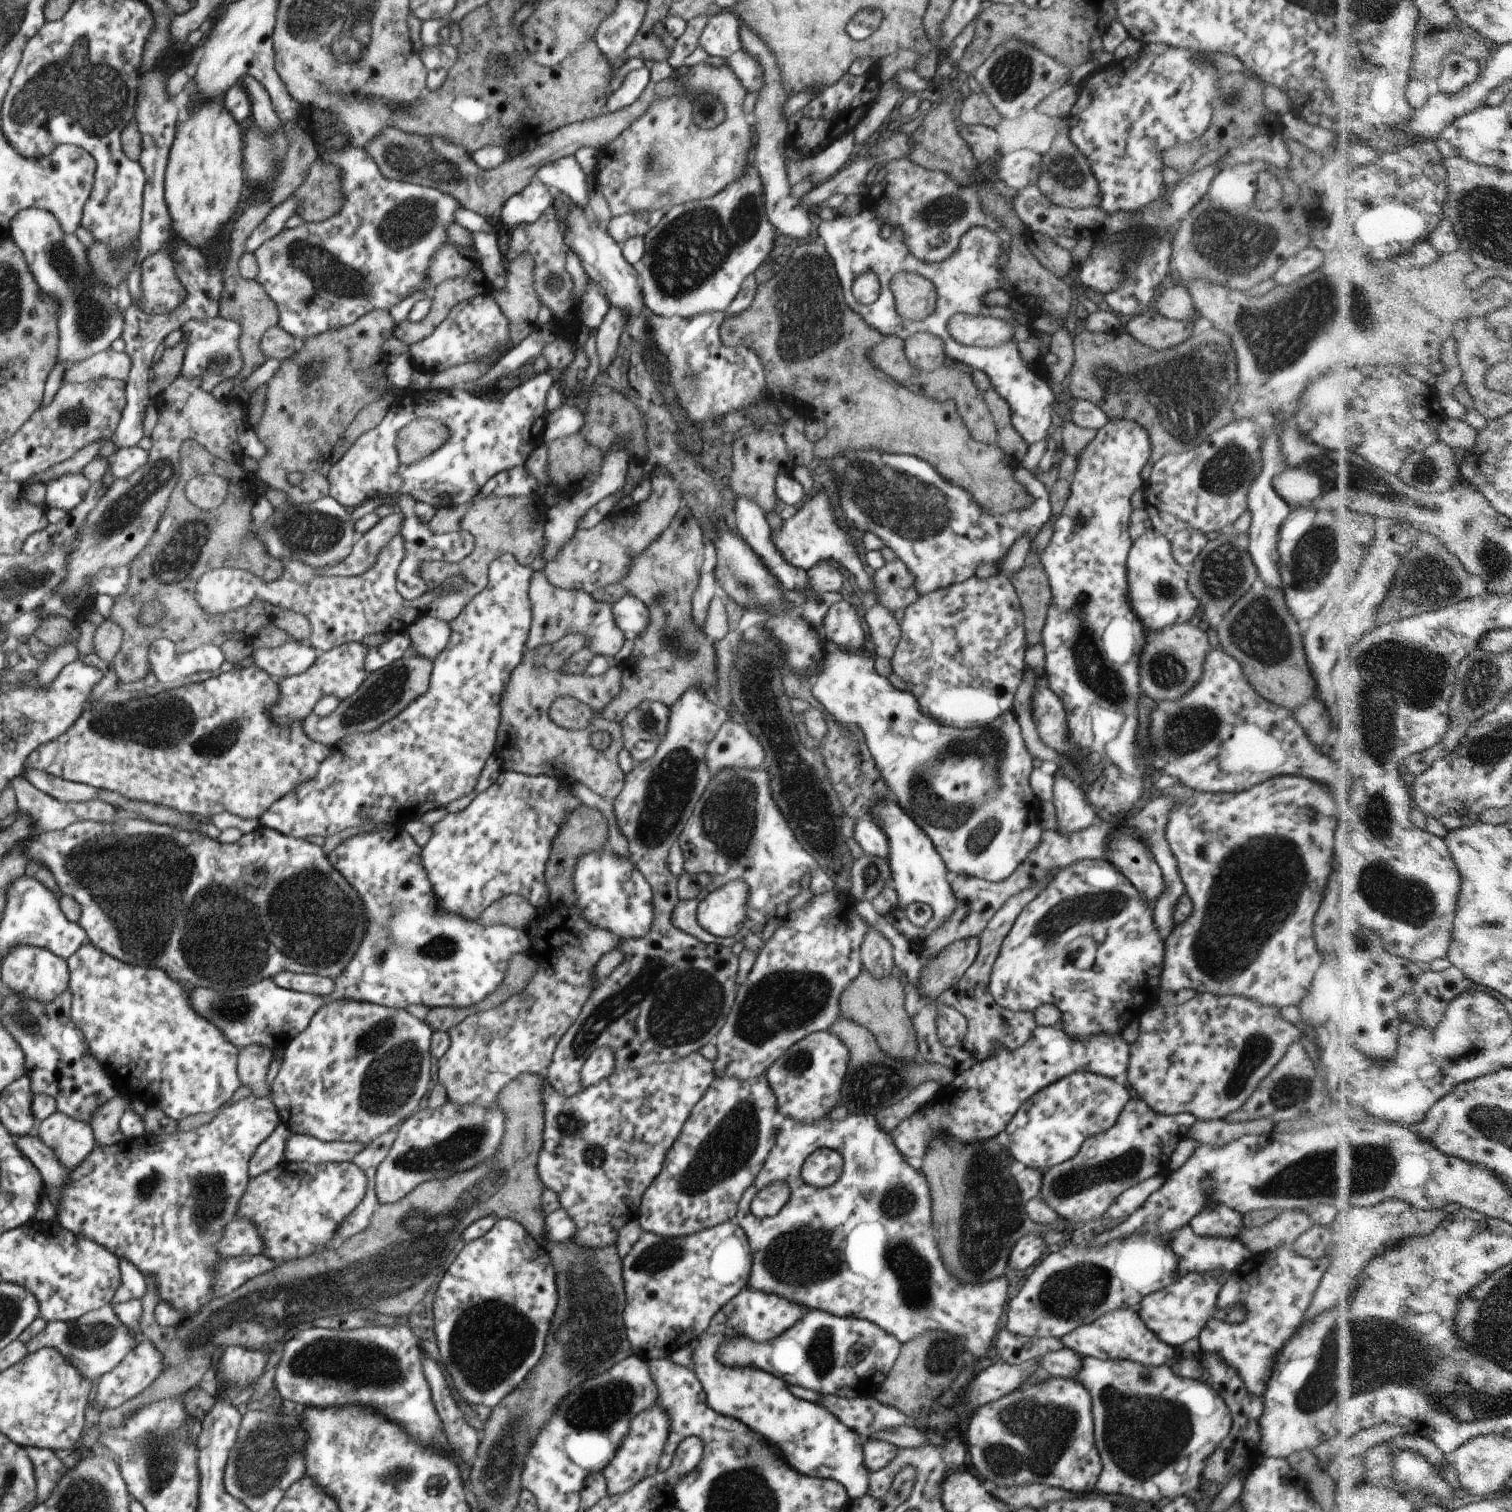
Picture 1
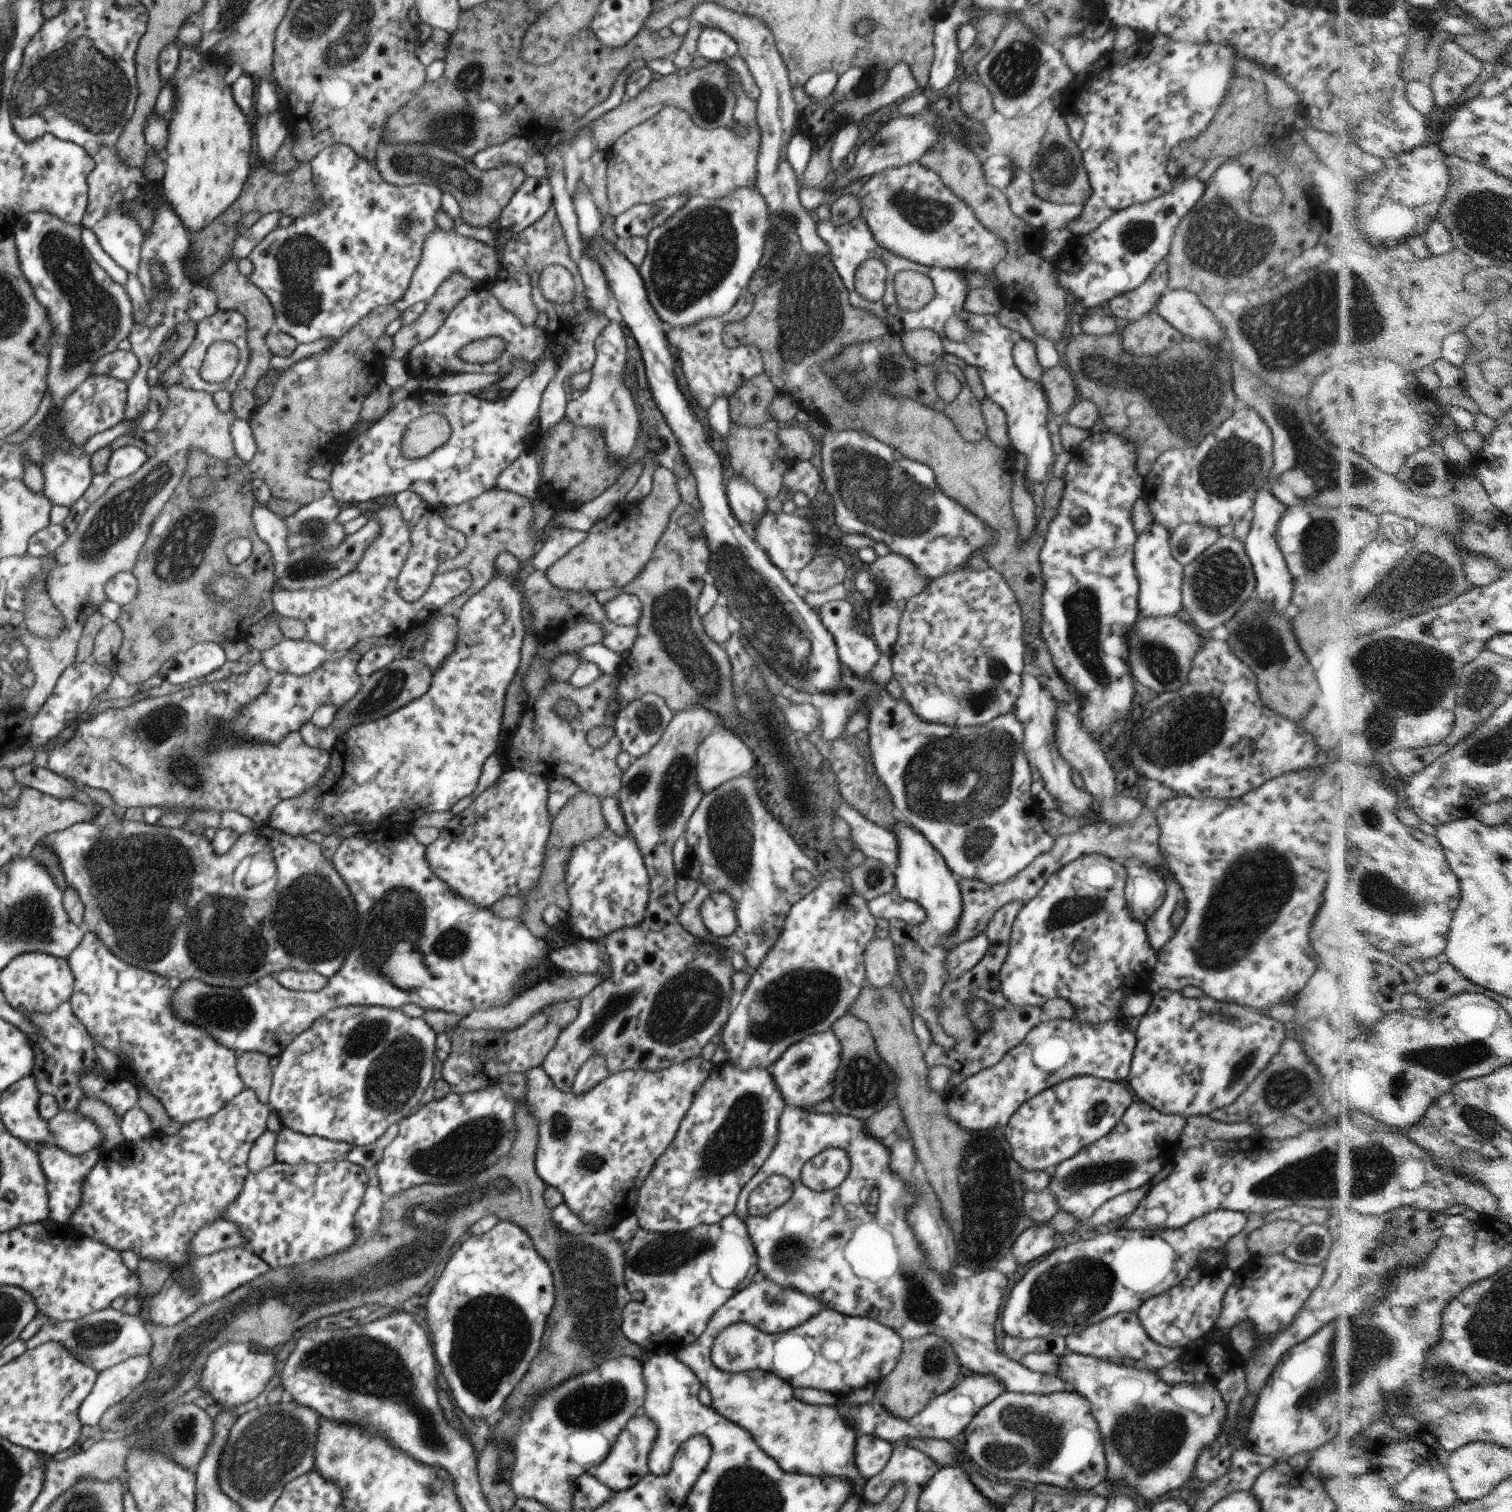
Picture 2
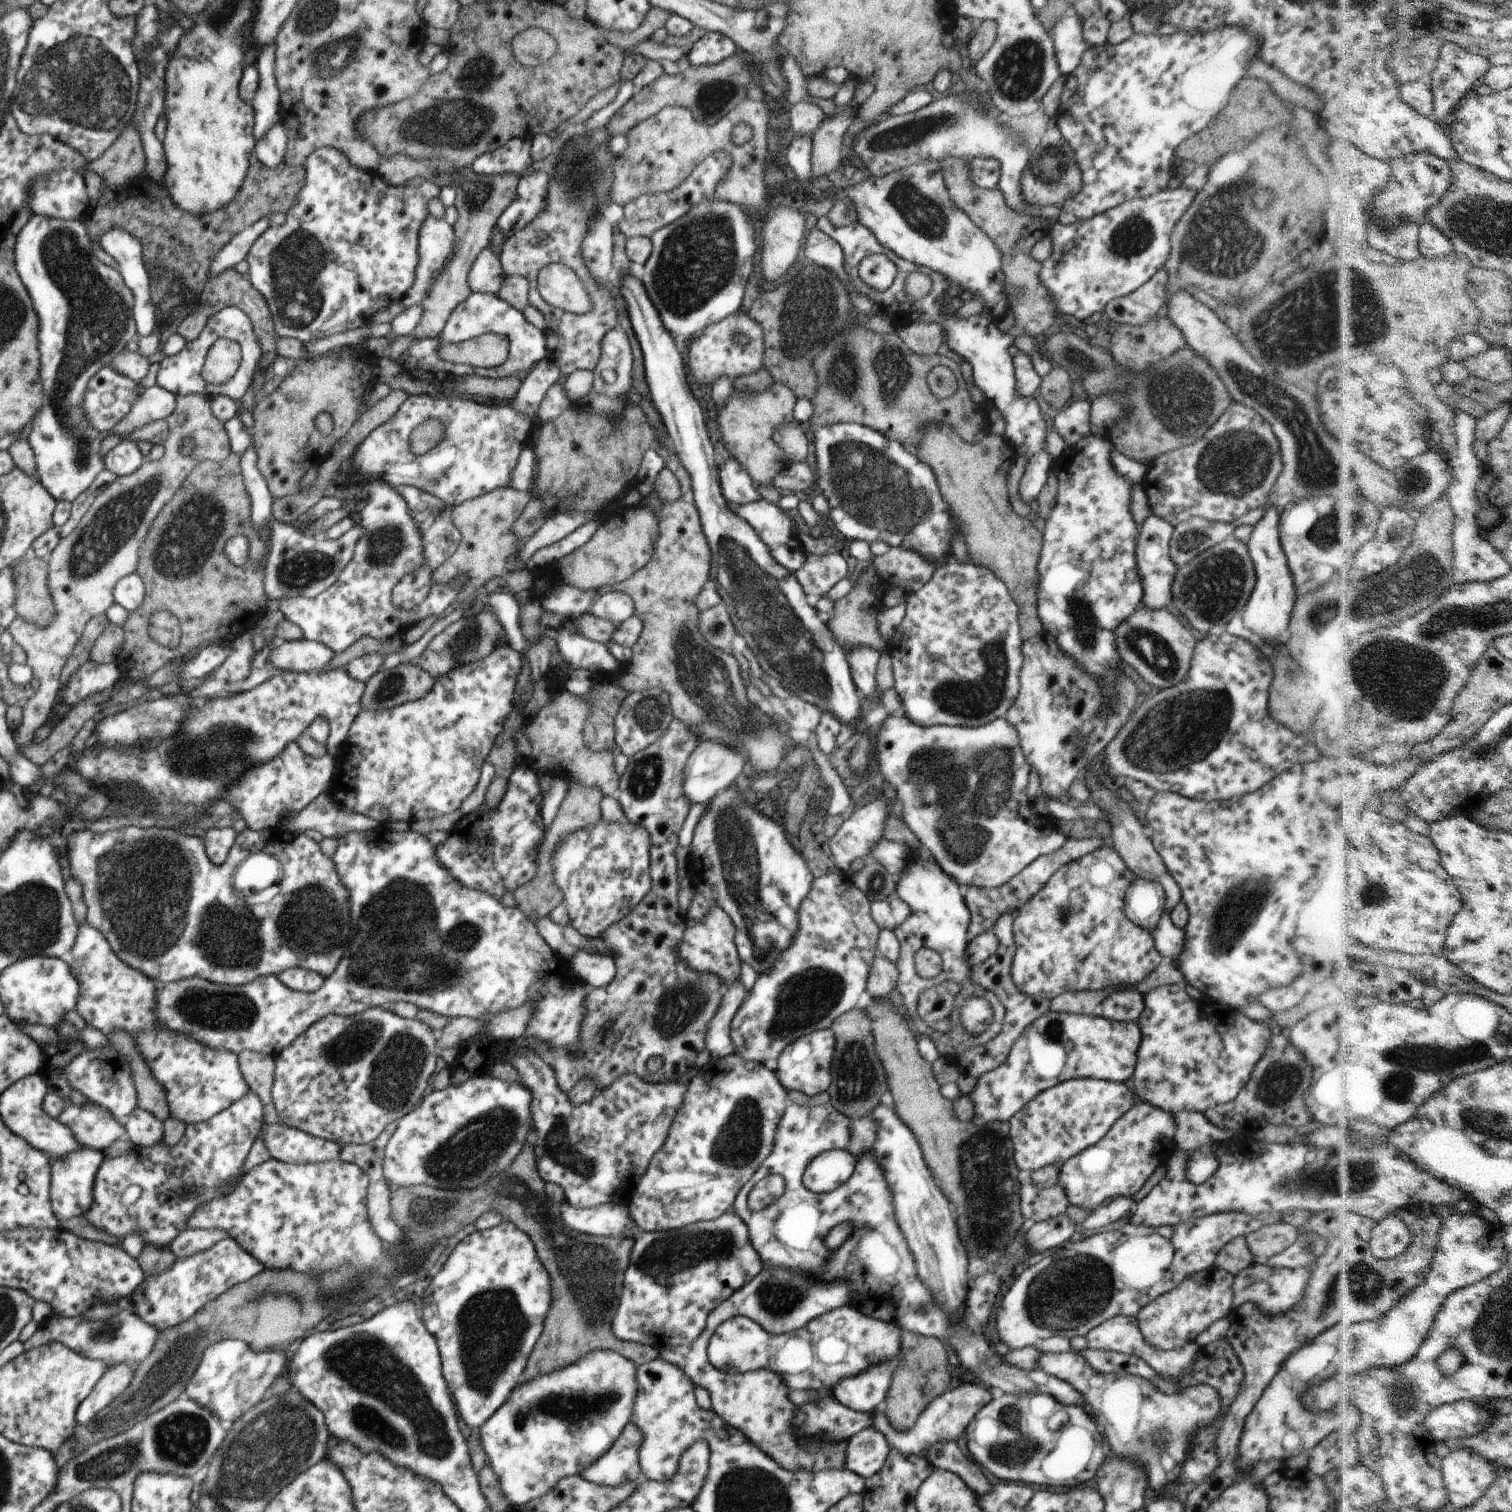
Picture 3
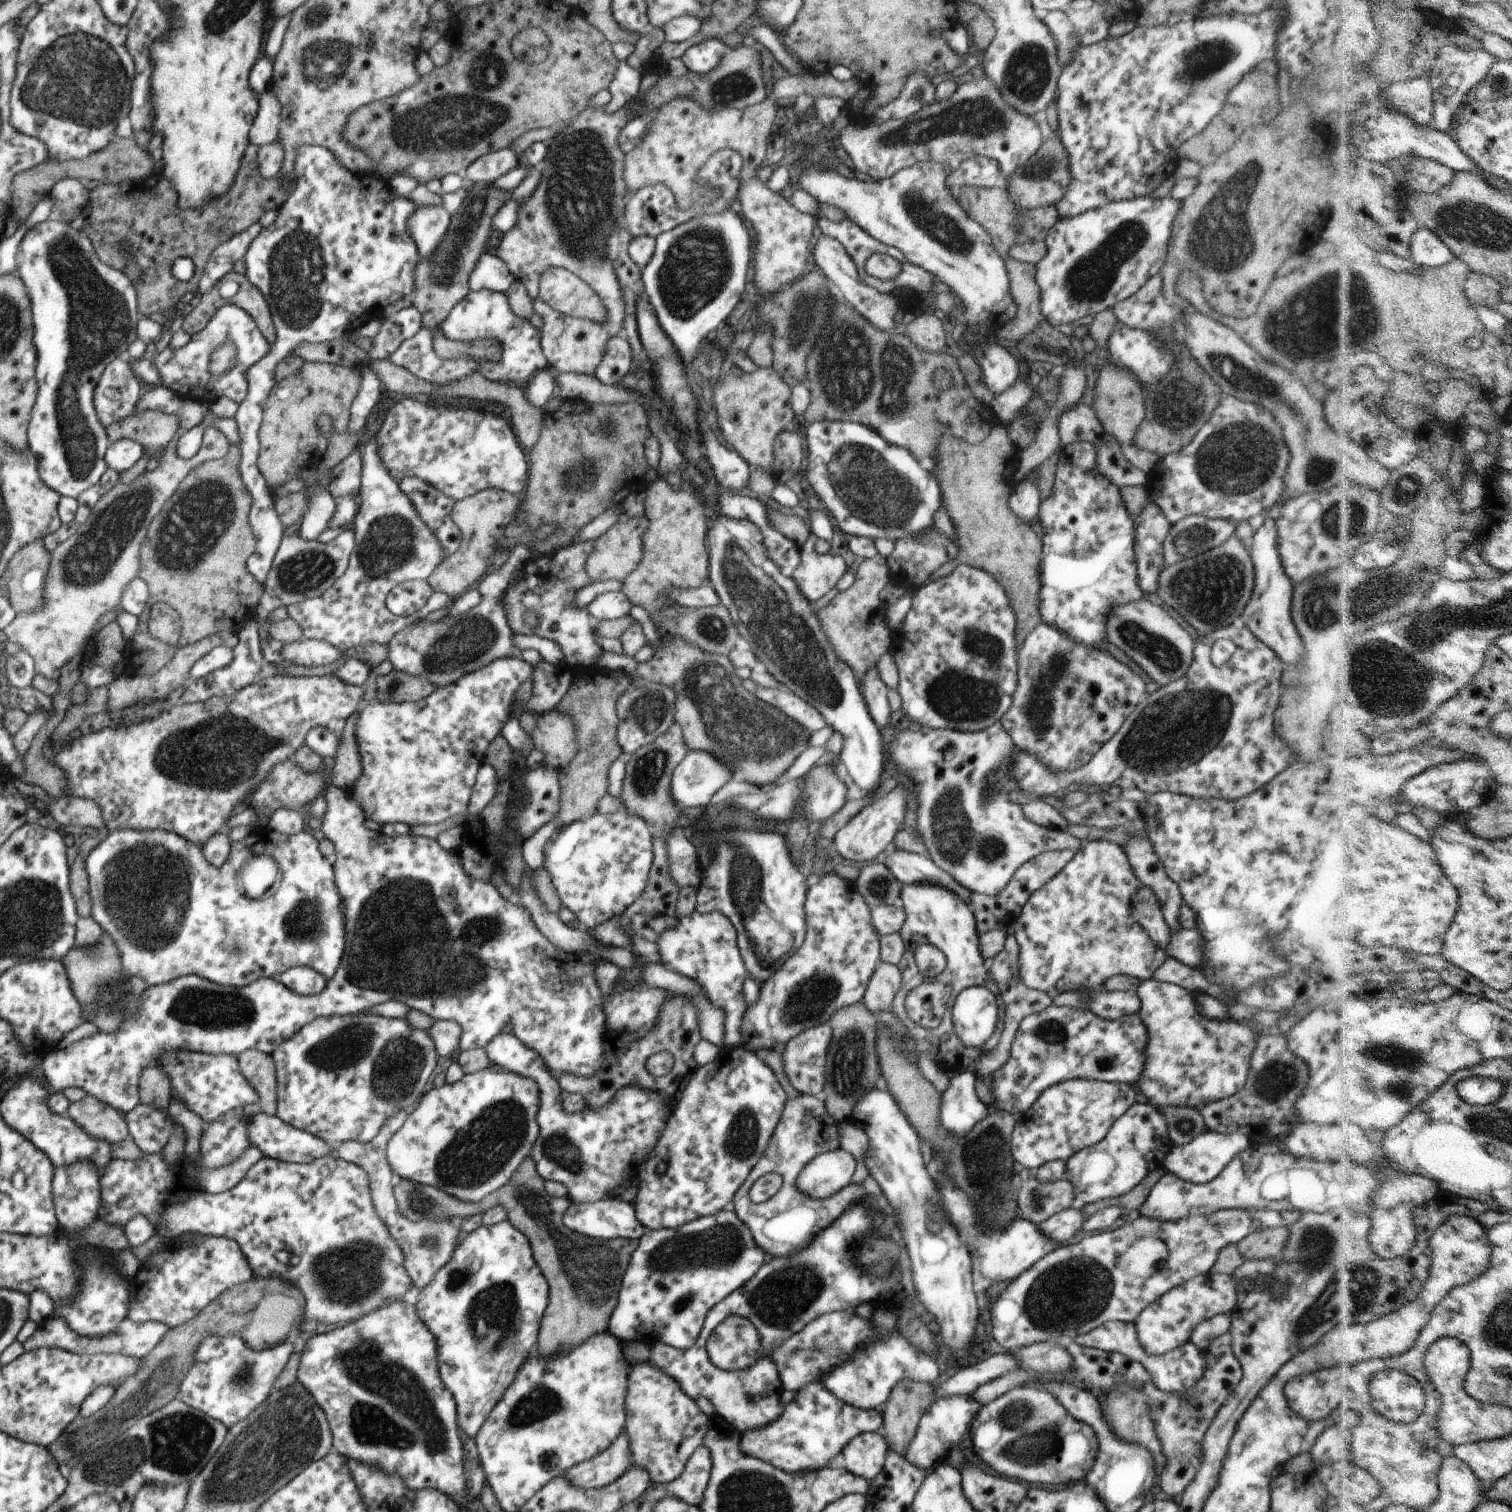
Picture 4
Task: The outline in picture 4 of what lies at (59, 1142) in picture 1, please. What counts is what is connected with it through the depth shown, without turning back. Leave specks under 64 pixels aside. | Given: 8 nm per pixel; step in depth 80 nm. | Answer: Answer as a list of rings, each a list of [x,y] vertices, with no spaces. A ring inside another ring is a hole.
[[[91,1095],[70,1103],[65,1115],[72,1119],[85,1134],[98,1141],[113,1144],[128,1134],[124,1116],[110,1106],[103,1105]]]

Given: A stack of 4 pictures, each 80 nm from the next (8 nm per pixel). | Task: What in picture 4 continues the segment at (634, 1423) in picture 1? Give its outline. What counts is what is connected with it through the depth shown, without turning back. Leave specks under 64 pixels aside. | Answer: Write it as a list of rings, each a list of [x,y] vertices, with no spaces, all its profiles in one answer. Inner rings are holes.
[[[624,1433],[609,1445],[603,1452],[589,1460],[573,1465],[565,1477],[570,1486],[580,1489],[596,1489],[612,1483],[633,1464],[630,1454],[630,1442]]]

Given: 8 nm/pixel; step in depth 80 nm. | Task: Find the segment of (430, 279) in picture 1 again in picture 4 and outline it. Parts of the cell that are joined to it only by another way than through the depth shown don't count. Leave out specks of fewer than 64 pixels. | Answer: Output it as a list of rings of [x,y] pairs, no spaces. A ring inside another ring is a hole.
[[[441,205],[418,206],[406,221],[408,233],[412,236],[416,251],[421,259],[429,259],[442,244],[450,216]],[[485,252],[479,255],[473,265],[468,275],[468,286],[471,291],[485,289],[504,294],[514,279],[502,260]]]

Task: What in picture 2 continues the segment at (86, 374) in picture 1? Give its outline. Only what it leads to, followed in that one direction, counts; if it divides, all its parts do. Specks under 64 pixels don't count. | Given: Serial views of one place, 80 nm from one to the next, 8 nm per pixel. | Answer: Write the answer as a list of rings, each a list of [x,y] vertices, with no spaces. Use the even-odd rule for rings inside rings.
[[[115,349],[98,358],[98,361],[90,368],[88,376],[101,375],[126,383],[137,367],[137,359],[131,351]]]

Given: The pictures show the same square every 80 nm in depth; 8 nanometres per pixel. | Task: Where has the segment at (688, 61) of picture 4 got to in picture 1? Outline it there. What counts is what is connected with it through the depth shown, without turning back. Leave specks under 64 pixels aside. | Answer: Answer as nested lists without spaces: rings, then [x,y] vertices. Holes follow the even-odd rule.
[[[721,10],[711,15],[701,30],[698,45],[709,56],[727,58],[733,52],[740,50],[739,44],[739,16]]]

